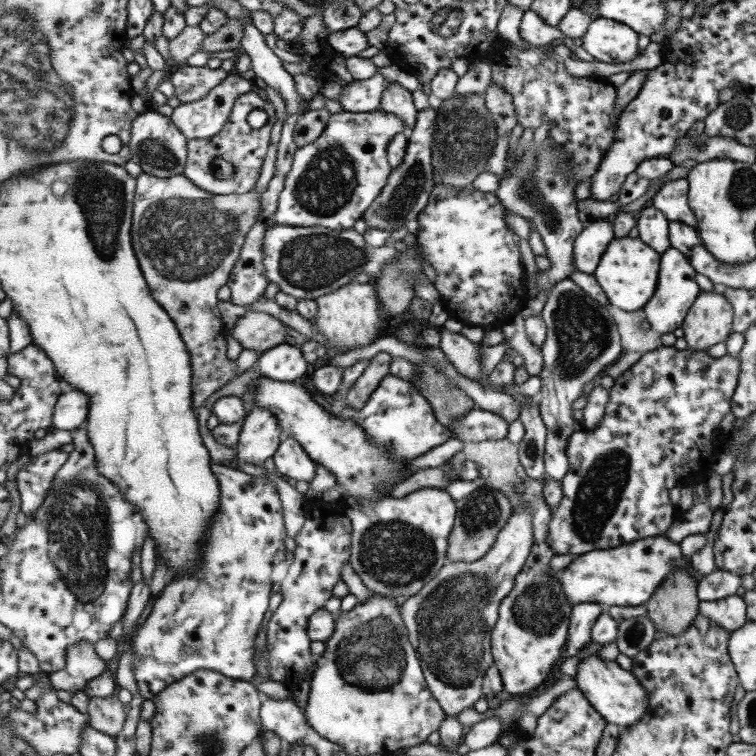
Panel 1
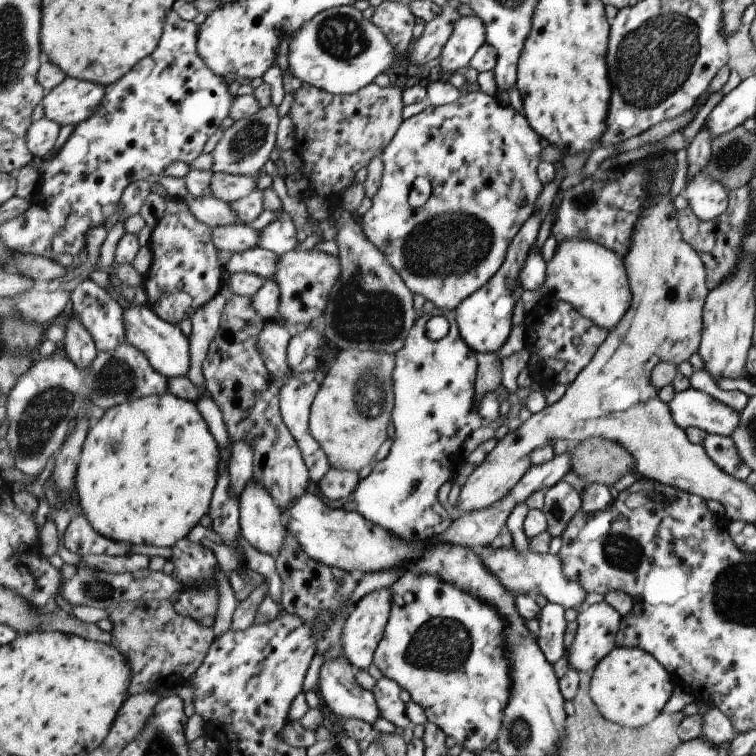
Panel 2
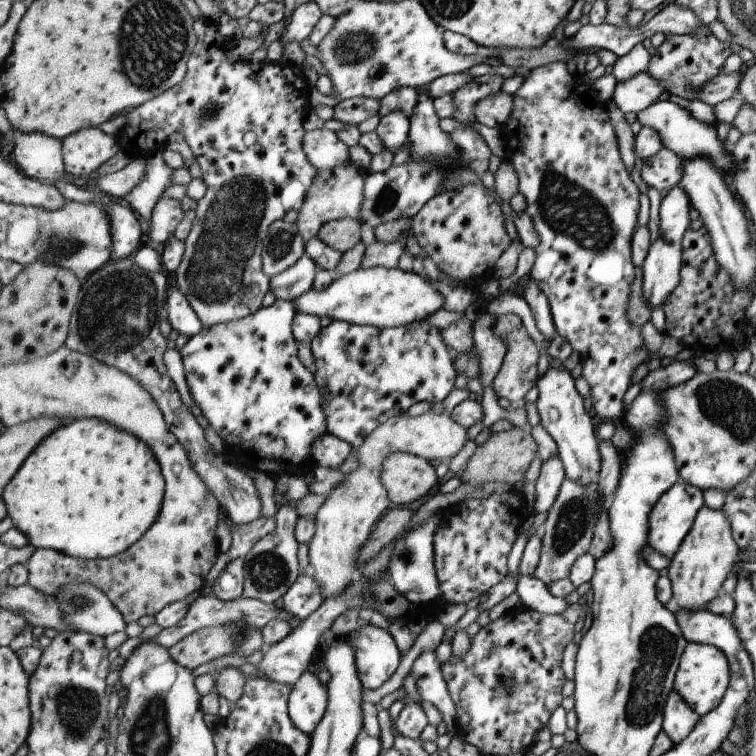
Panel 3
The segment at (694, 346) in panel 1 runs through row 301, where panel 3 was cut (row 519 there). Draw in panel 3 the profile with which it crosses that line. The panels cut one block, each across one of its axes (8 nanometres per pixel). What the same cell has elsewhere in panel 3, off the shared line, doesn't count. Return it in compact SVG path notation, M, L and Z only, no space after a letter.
M701 508L680 549L670 559L669 581L671 581L671 598L665 608L675 615L677 612L694 612L707 610L707 604L722 594L721 584L731 576L736 562L737 548L733 543L730 527L722 510Z

